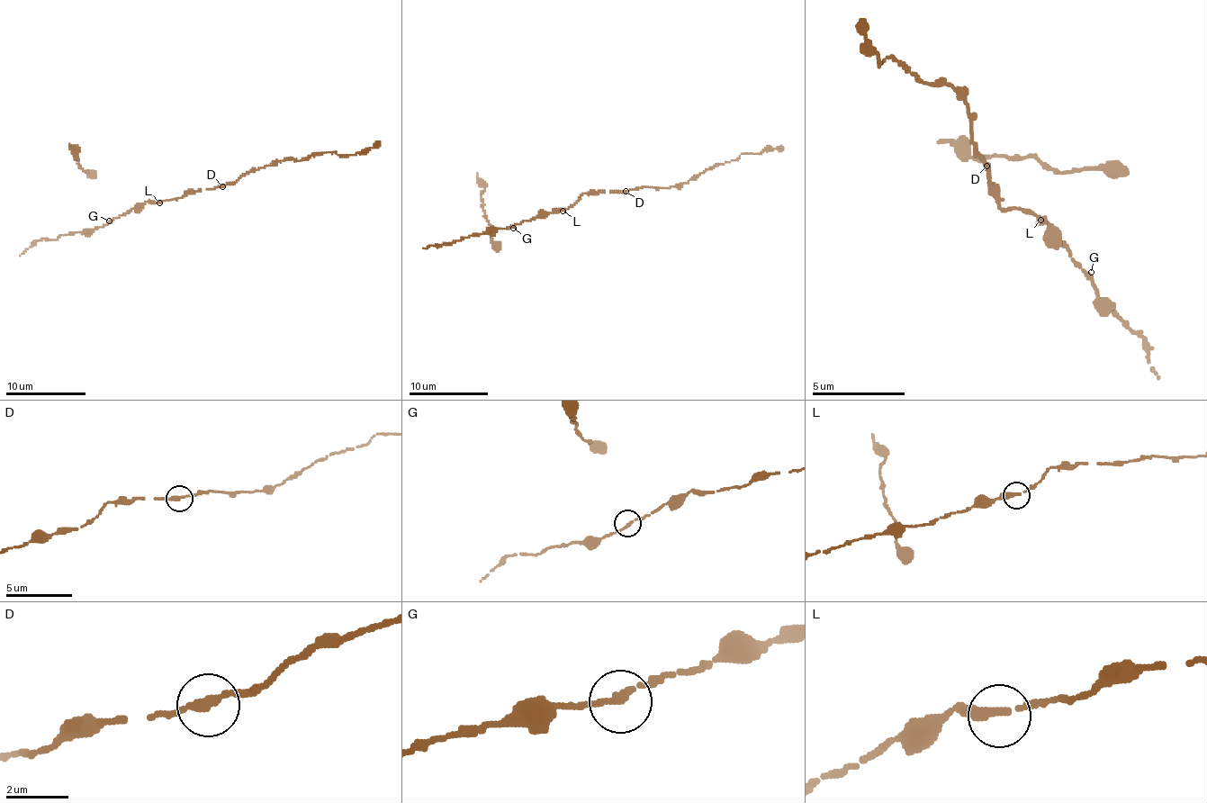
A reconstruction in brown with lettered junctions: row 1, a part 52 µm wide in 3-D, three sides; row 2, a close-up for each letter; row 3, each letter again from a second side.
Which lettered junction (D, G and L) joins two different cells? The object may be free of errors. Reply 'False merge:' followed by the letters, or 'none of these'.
False merge: none of these

